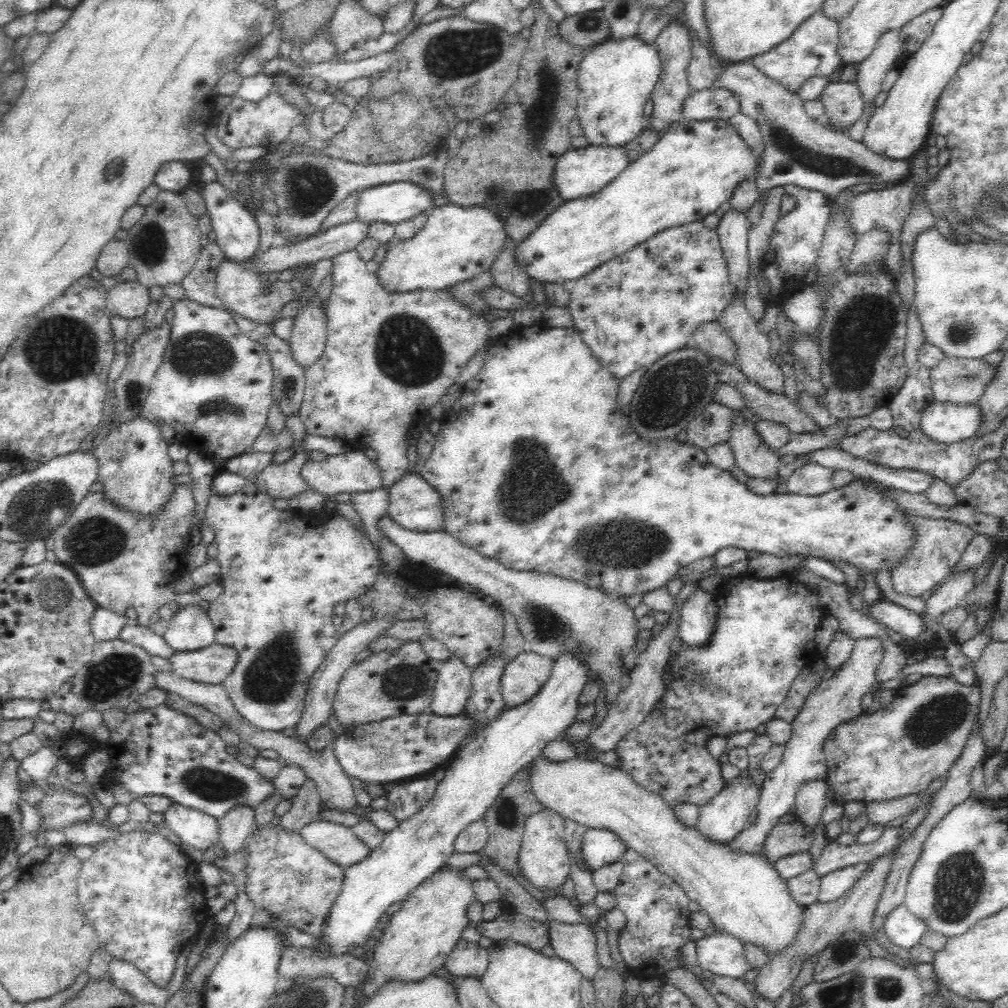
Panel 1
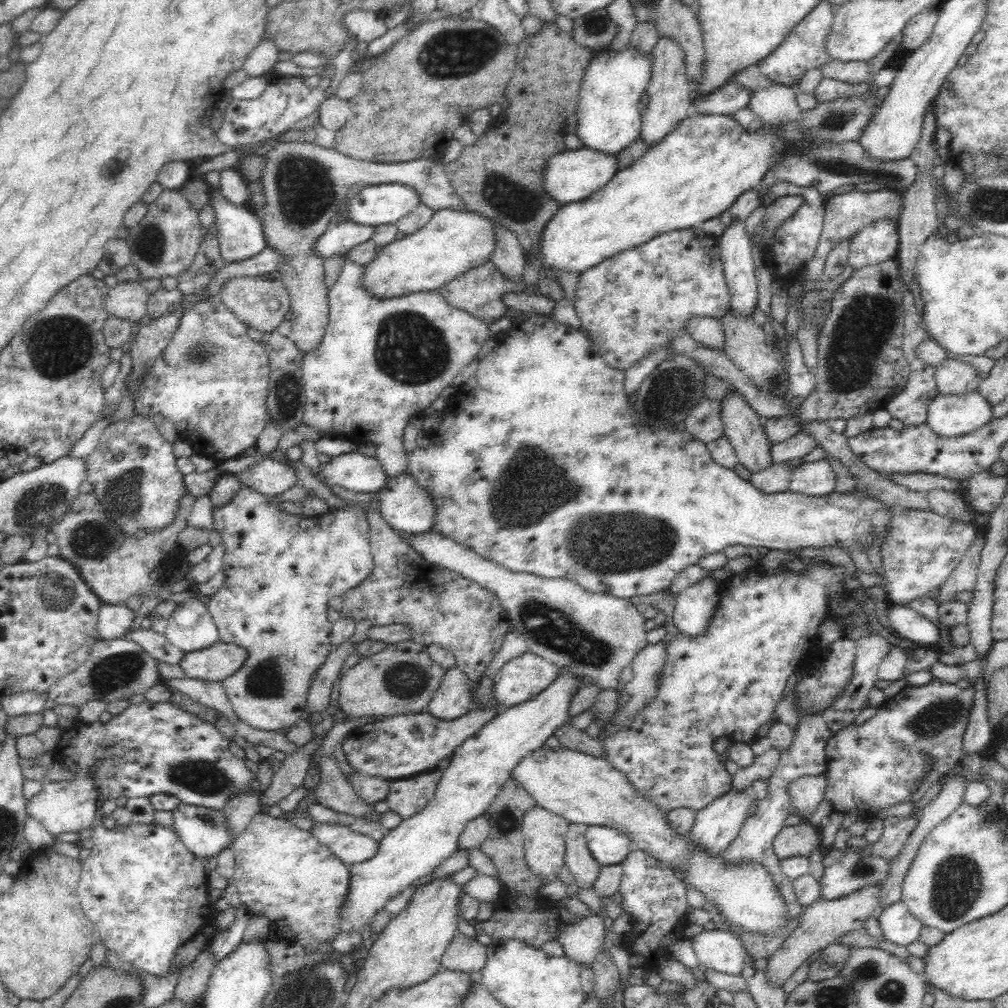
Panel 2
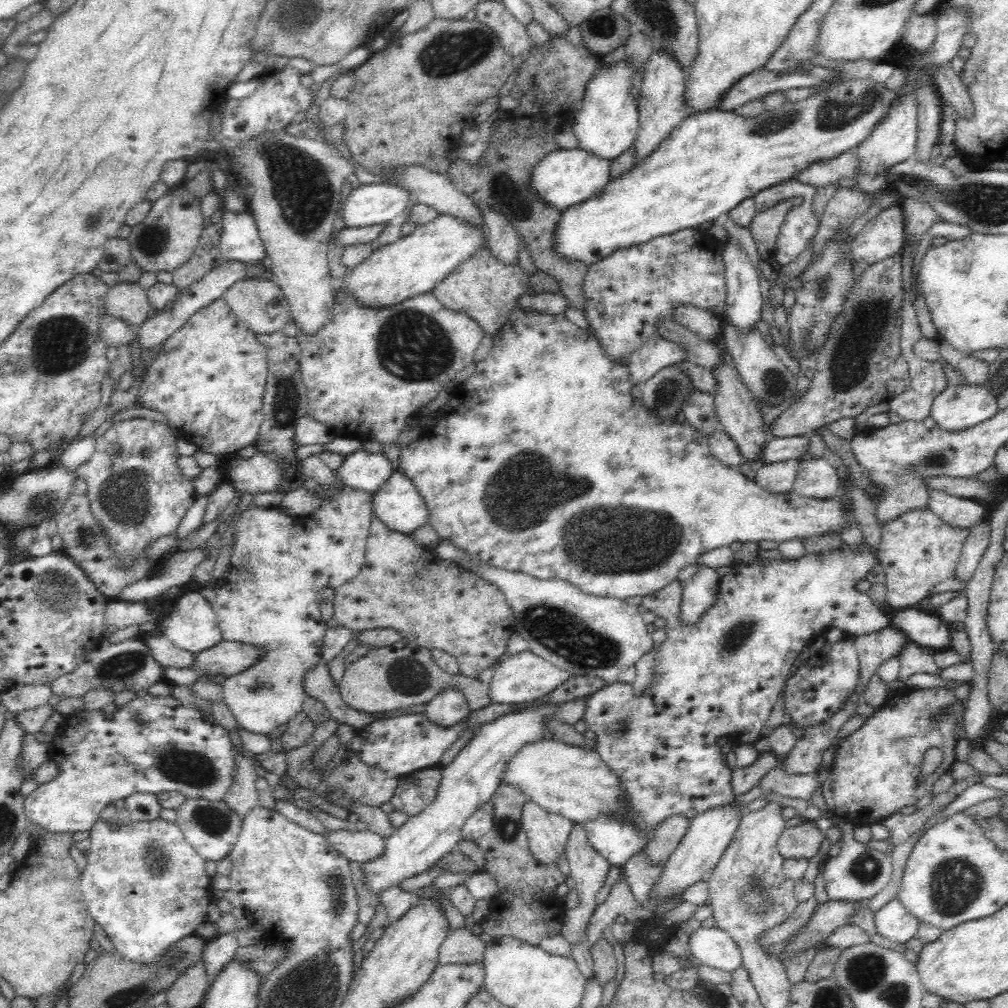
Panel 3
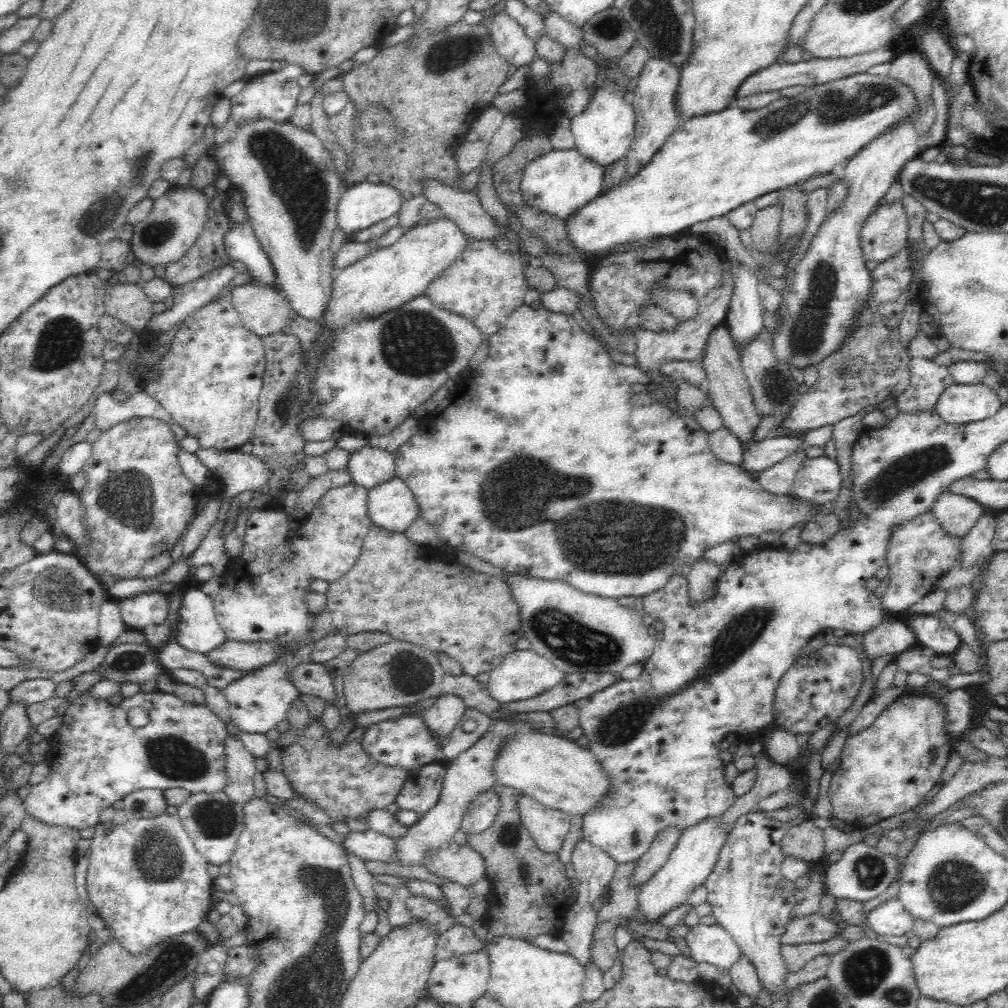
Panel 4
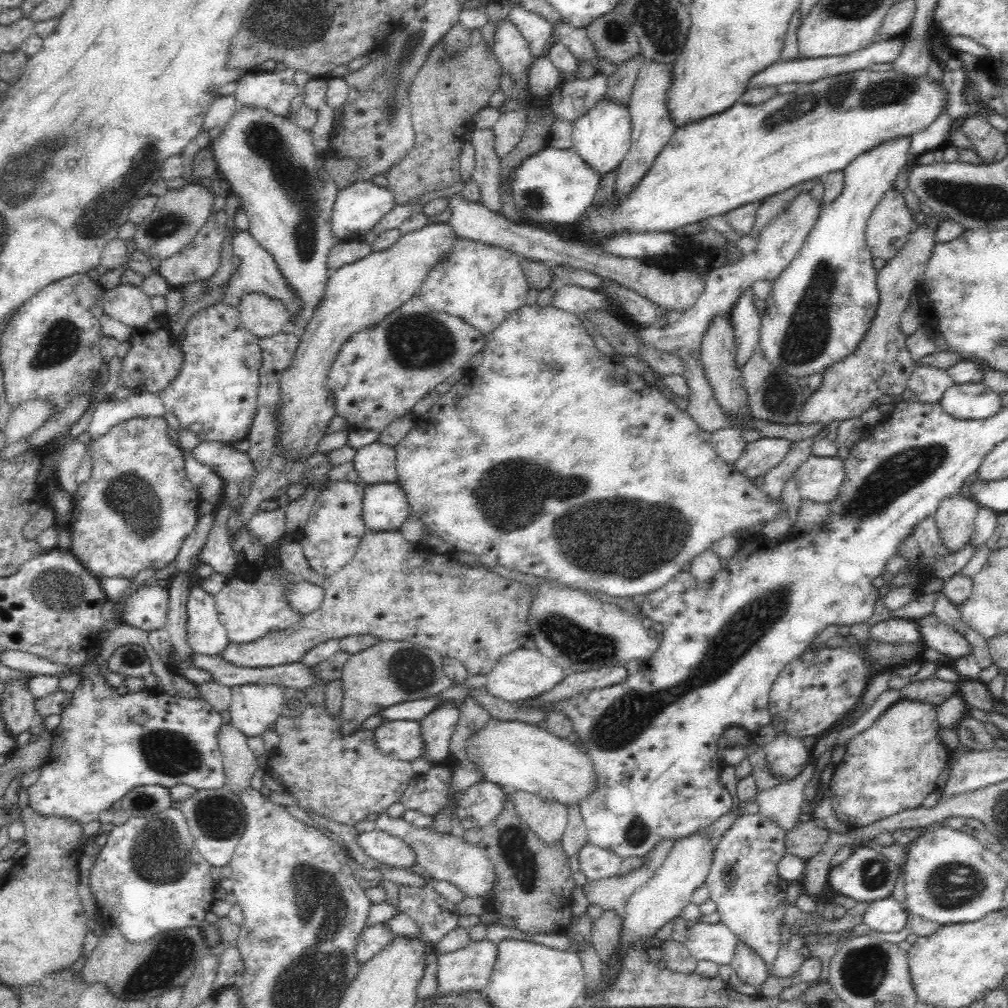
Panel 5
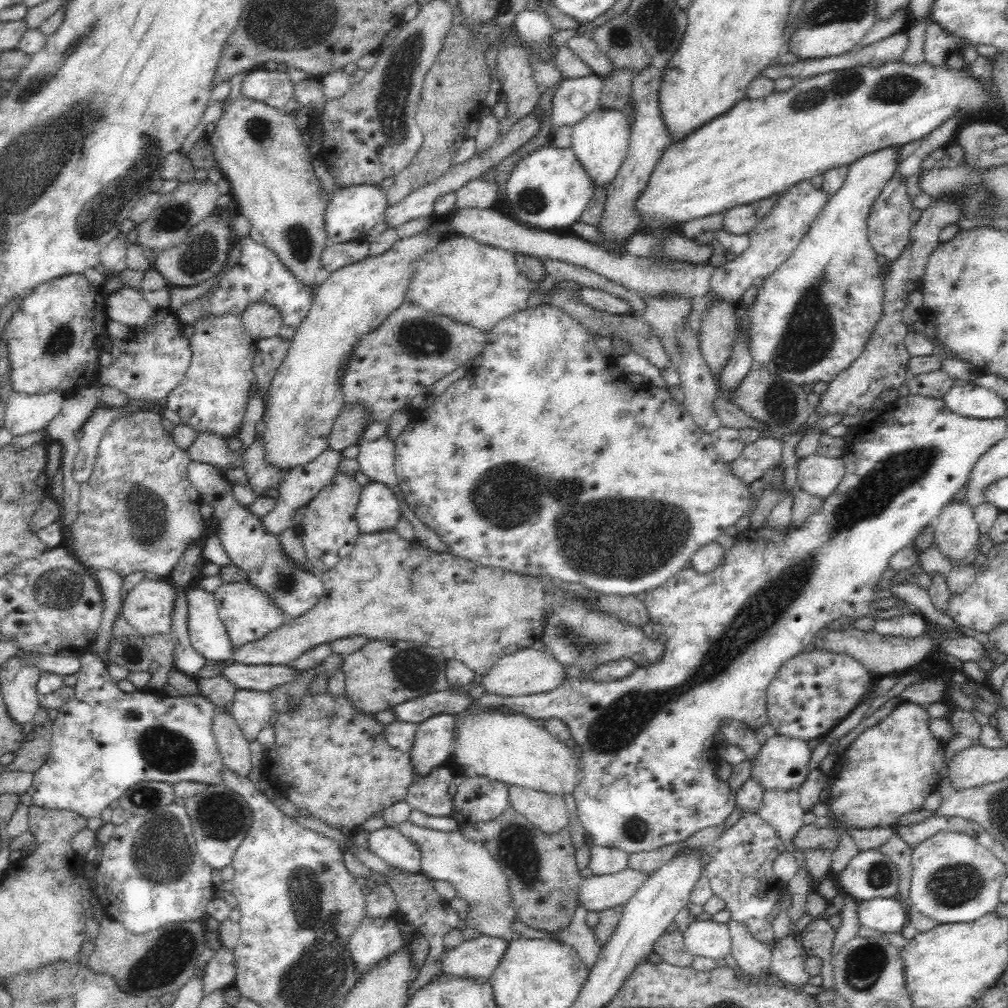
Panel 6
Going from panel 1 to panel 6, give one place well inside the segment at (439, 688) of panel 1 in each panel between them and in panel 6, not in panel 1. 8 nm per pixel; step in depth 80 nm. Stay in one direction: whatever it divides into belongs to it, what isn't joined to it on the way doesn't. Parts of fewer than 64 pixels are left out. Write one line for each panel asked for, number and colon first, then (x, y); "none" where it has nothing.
2: (453, 698)
3: (449, 706)
4: (444, 715)
5: (438, 726)
6: (435, 744)

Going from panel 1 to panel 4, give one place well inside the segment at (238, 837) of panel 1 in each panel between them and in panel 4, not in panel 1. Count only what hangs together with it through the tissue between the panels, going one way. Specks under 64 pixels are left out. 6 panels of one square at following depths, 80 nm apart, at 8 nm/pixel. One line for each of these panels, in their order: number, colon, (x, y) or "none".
2: (240, 811)
3: (242, 798)
4: (240, 788)

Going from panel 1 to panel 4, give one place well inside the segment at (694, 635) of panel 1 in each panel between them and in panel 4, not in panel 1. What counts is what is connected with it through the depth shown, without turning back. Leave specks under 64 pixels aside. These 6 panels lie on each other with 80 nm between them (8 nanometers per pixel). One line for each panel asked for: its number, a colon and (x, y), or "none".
2: (695, 606)
3: (698, 594)
4: (702, 580)

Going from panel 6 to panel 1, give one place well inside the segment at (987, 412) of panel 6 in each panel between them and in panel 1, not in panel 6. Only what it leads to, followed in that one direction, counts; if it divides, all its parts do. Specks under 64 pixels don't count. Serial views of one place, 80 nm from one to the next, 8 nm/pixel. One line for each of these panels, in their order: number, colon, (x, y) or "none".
1: (947, 423)
2: (948, 416)
3: (959, 408)
4: (959, 404)
5: (971, 401)

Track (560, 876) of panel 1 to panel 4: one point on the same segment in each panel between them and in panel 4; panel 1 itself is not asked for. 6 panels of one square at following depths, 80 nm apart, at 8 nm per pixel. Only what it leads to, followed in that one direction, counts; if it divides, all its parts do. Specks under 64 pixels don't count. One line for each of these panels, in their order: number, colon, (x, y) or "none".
2: (544, 832)
3: (547, 833)
4: (548, 828)

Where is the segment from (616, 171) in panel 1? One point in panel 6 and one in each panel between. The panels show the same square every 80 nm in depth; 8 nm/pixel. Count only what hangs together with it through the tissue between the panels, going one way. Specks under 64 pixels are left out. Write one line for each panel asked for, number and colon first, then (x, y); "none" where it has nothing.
2: (571, 175)
3: (563, 178)
4: (560, 181)
5: (555, 185)
6: (549, 188)

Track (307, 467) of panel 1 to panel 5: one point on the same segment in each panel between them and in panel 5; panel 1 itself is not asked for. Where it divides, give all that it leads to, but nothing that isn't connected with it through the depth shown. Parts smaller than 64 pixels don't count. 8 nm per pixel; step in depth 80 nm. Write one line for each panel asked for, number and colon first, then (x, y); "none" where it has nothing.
2: (353, 471)
3: (361, 470)
4: (368, 467)
5: (375, 463)

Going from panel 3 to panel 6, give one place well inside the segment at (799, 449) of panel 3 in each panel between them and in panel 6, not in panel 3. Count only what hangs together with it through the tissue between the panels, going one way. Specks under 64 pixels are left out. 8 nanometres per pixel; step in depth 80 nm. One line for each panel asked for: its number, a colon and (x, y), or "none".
4: (760, 455)
5: (759, 456)
6: (757, 457)

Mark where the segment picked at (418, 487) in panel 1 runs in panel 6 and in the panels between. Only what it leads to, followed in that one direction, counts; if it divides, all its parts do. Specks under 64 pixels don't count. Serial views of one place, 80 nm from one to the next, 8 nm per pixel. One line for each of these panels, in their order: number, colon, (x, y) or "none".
2: (408, 507)
3: (397, 503)
4: (391, 505)
5: (385, 507)
6: (378, 509)

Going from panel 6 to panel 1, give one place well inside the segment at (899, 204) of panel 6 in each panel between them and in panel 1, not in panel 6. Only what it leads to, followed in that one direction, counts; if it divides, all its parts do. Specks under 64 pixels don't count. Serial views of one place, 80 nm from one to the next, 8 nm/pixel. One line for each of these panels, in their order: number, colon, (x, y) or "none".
1: (872, 246)
2: (878, 242)
3: (883, 237)
4: (885, 232)
5: (887, 231)

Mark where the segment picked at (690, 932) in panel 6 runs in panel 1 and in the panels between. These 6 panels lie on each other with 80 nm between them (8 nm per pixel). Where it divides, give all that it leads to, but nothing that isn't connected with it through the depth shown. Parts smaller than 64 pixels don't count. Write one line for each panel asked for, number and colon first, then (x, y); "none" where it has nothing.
1: (723, 955)
2: (721, 951)
3: (714, 947)
4: (708, 943)
5: (716, 943)

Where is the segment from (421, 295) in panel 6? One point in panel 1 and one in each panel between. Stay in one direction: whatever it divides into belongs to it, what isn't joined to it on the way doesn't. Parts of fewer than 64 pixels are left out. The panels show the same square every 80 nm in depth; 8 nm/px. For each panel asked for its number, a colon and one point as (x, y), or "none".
1: (467, 293)
2: (479, 292)
3: (483, 288)
4: (485, 286)
5: (483, 284)

